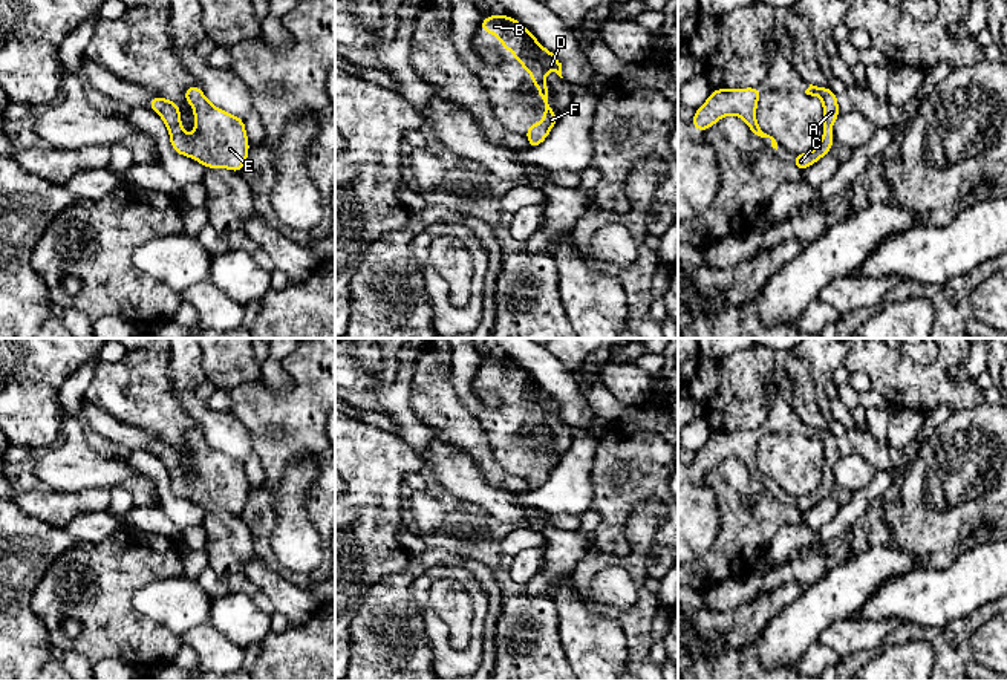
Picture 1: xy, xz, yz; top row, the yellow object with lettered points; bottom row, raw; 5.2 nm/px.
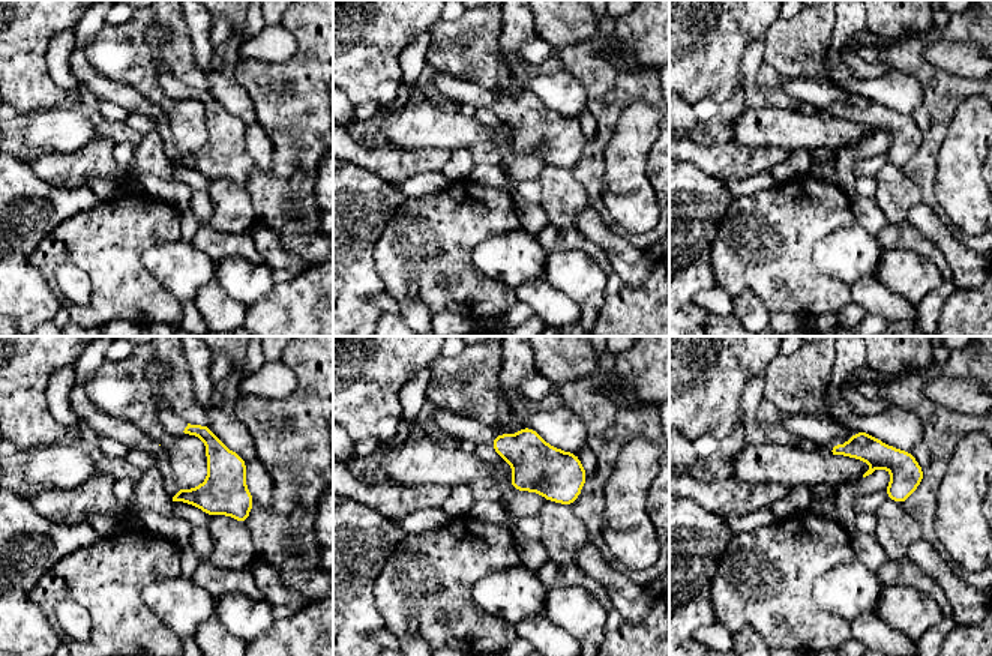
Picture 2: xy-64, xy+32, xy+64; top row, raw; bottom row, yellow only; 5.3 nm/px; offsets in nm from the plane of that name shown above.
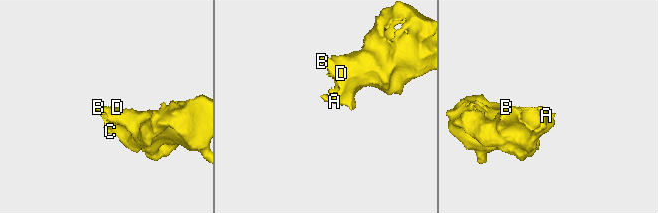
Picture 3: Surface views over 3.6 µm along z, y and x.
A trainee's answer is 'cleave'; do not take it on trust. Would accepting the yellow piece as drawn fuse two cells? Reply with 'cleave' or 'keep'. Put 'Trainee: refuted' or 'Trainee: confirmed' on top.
Trainee: refuted
keep

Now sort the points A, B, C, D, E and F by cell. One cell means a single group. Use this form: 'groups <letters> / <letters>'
groups A B C D E F

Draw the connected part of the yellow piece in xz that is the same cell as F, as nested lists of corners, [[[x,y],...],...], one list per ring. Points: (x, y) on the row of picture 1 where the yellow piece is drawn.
[[[490,14],[481,21],[479,31],[496,35],[502,41],[500,47],[508,49],[517,63],[530,72],[533,84],[537,87],[539,99],[543,103],[545,113],[540,124],[526,125],[526,148],[539,147],[559,121],[559,116],[552,112],[552,104],[548,99],[549,86],[545,83],[545,72],[552,70],[563,78],[560,60],[556,54],[545,49],[528,28],[507,14]]]

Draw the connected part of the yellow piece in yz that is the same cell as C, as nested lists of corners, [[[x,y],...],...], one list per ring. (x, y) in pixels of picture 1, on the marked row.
[[[810,84],[805,93],[819,96],[823,103],[823,135],[814,150],[802,155],[793,155],[793,165],[800,171],[819,162],[825,155],[831,153],[834,142],[833,124],[842,113],[837,106],[837,93],[833,92],[828,86],[817,87]]]

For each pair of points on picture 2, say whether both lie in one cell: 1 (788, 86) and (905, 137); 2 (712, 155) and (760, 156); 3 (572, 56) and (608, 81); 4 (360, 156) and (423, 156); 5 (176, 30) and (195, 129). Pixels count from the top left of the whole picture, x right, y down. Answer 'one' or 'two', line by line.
1: one
2: one
3: one
4: one
5: one

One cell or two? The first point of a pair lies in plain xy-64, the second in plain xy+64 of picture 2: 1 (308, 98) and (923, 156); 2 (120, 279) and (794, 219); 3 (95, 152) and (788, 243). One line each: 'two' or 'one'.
1: one
2: one
3: two

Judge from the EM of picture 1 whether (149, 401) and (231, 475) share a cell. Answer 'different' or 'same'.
different

